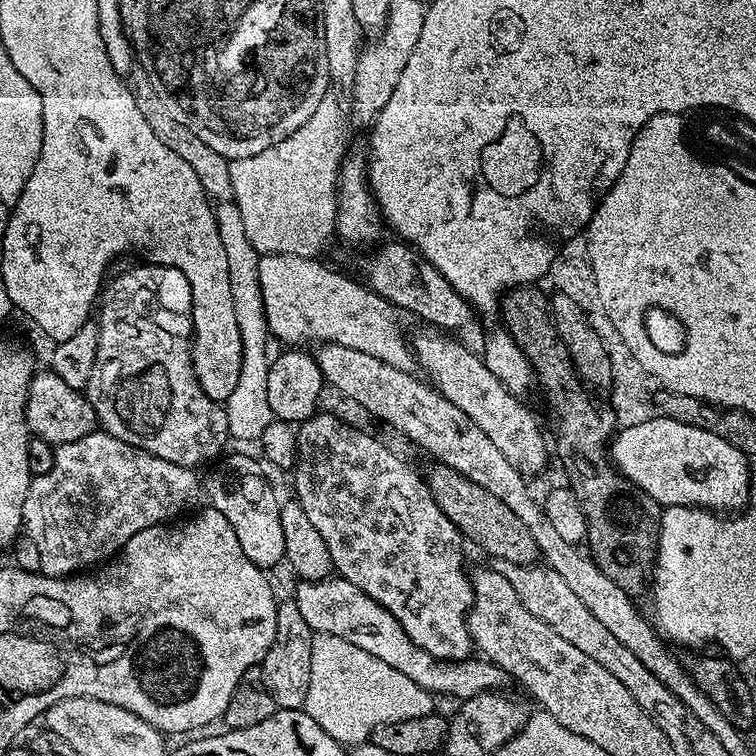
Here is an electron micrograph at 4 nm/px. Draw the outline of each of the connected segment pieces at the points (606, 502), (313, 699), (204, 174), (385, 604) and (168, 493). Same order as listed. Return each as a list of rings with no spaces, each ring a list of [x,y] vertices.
[[[531,284],[509,288],[500,298],[499,315],[504,316],[503,327],[526,354],[535,387],[540,387],[545,406],[552,408],[560,452],[564,455],[567,483],[582,506],[582,514],[586,514],[587,551],[598,570],[611,582],[631,597],[639,597],[639,592],[649,587],[654,576],[662,505],[631,484],[609,459],[610,441],[618,428],[615,414],[607,403],[599,404],[584,381],[576,375],[570,354],[562,338],[558,338],[558,330],[554,330],[549,293]]]
[[[321,632],[313,635],[312,653],[310,654],[310,690],[306,690],[304,711],[330,734],[338,743],[345,746],[359,746],[369,739],[372,729],[391,720],[409,720],[433,715],[433,693],[418,686],[402,670],[394,670],[394,666],[386,666],[382,658],[374,658],[374,654],[366,654],[366,650],[358,650],[358,646],[346,642],[346,638],[334,638]]]
[[[136,70],[131,73],[131,76],[132,97],[136,100],[142,118],[146,118],[150,130],[154,130],[158,142],[162,142],[162,146],[174,150],[174,154],[178,154],[178,158],[182,158],[190,165],[190,170],[194,170],[198,182],[202,182],[202,190],[207,194],[209,201],[232,200],[234,186],[230,186],[228,159],[222,154],[218,154],[218,150],[210,150],[210,146],[206,146],[206,142],[202,142],[202,138],[198,138],[198,134],[190,134],[190,130],[186,130],[186,126],[182,126],[182,122],[178,122],[172,117],[170,110],[166,110],[166,102],[162,102],[162,98],[158,98],[158,90],[154,90],[146,73]]]
[[[317,411],[316,415],[308,420],[301,420],[296,428],[298,450],[294,469],[294,475],[296,475],[294,496],[300,501],[302,510],[306,510],[306,514],[318,530],[318,534],[322,534],[322,539],[326,542],[328,557],[332,559],[335,575],[346,582],[354,582],[354,586],[358,586],[358,590],[362,590],[362,594],[370,594],[370,598],[374,598],[374,602],[378,602],[378,606],[390,610],[390,614],[394,614],[394,618],[398,618],[398,622],[404,633],[410,638],[410,642],[414,642],[414,646],[418,646],[422,650],[426,650],[426,654],[430,654],[435,660],[469,659],[474,652],[472,636],[468,632],[468,611],[472,608],[472,582],[469,569],[464,569],[464,548],[466,549],[464,537],[460,535],[454,522],[450,522],[450,518],[446,518],[446,514],[442,514],[438,502],[434,502],[427,479],[421,473],[419,476],[414,469],[407,468],[382,441],[375,440],[370,433],[355,432],[350,425],[343,424],[334,413],[324,411]]]
[[[103,430],[86,434],[86,438],[78,438],[78,442],[66,442],[65,444],[59,445],[54,454],[54,466],[50,466],[50,470],[46,470],[46,474],[32,477],[30,490],[26,490],[26,506],[22,506],[22,514],[24,515],[23,531],[28,538],[33,540],[34,545],[38,546],[38,553],[41,559],[40,572],[46,576],[67,578],[79,573],[81,570],[91,569],[88,568],[91,564],[97,563],[96,565],[99,565],[101,562],[115,557],[117,553],[124,549],[126,542],[130,542],[130,538],[134,538],[134,534],[138,534],[155,524],[167,524],[175,521],[177,518],[183,517],[189,510],[197,507],[196,499],[199,496],[201,499],[202,496],[202,480],[201,477],[196,477],[196,474],[193,469],[187,468],[186,466],[178,466],[174,462],[166,462],[146,450],[135,448],[118,438],[114,438],[109,432]]]

